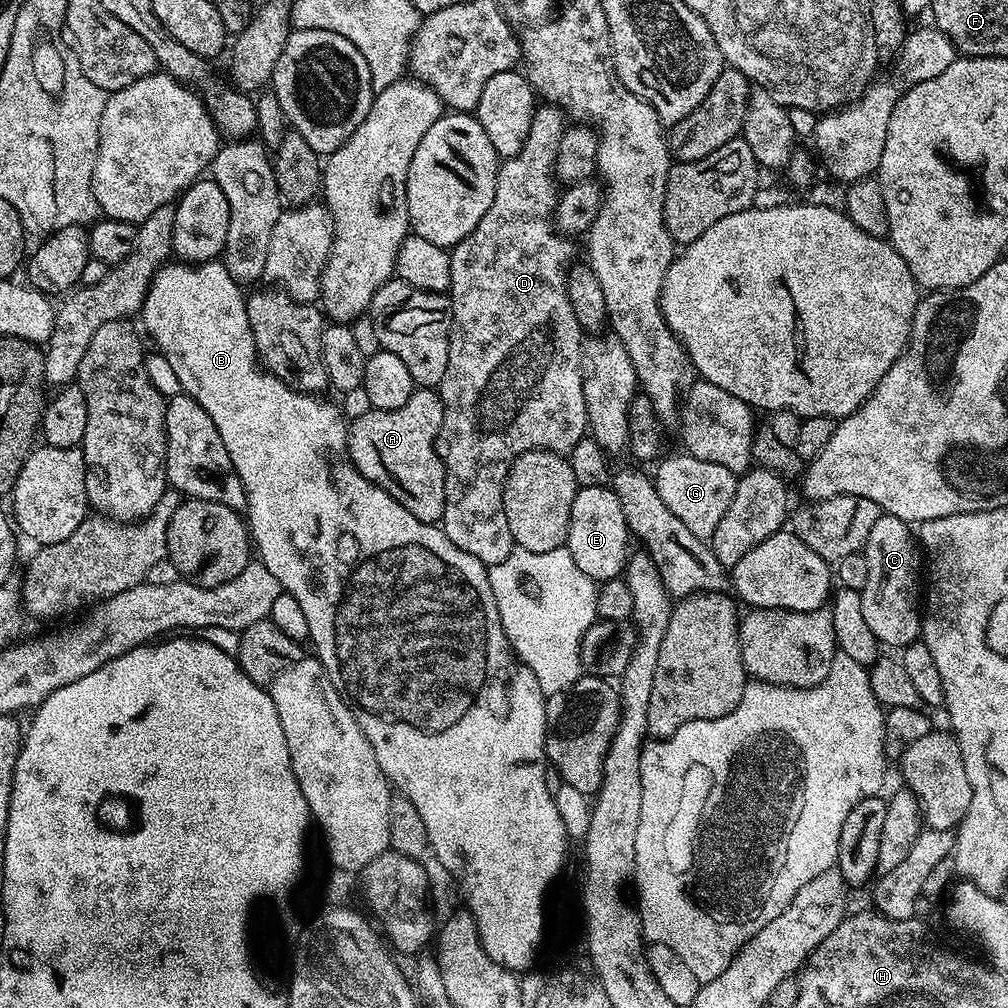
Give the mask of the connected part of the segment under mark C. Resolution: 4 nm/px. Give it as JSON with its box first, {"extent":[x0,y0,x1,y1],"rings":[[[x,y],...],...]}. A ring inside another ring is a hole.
{"extent":[859,514,922,650],"rings":[[[882,514],[870,530],[870,538],[864,544],[863,553],[870,566],[870,574],[866,577],[866,586],[859,593],[862,614],[874,638],[878,638],[881,645],[888,647],[889,644],[895,650],[917,643],[922,636],[922,549],[913,529],[902,518]]]}

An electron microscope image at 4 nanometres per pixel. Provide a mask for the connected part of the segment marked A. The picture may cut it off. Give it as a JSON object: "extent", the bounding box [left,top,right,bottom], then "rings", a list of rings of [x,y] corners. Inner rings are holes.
{"extent":[348,387,446,524],"rings":[[[417,387],[406,406],[398,410],[371,410],[348,424],[348,453],[352,465],[390,498],[397,500],[414,518],[427,524],[444,519],[446,478],[444,463],[436,451],[444,407],[436,388]]]}

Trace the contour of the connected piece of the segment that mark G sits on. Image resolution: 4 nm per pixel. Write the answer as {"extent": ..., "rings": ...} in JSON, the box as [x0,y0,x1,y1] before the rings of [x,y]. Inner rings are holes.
{"extent":[654,454,738,541],"rings":[[[679,454],[661,459],[655,465],[654,483],[656,492],[670,506],[682,522],[686,522],[690,534],[699,540],[707,541],[714,534],[714,526],[722,522],[722,514],[726,514],[730,506],[730,498],[734,498],[734,490],[738,479],[737,473],[726,470],[726,466],[718,466],[718,462],[702,462],[702,458],[694,458],[687,454]]]}

